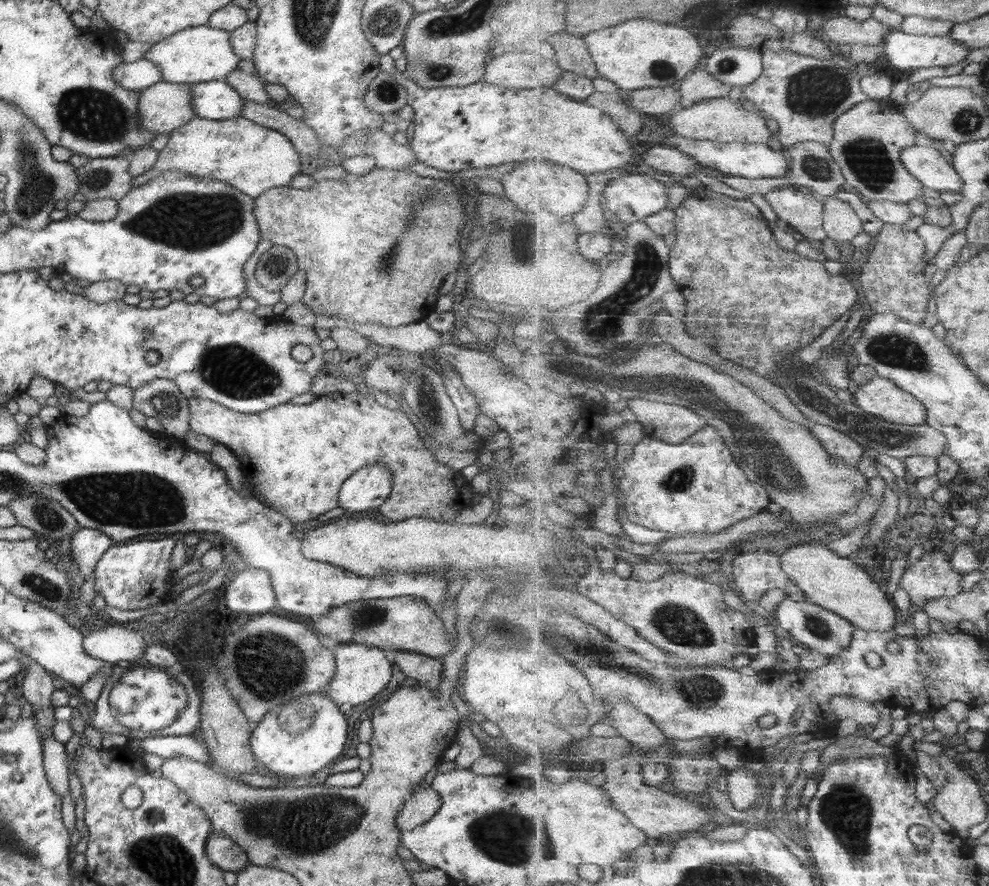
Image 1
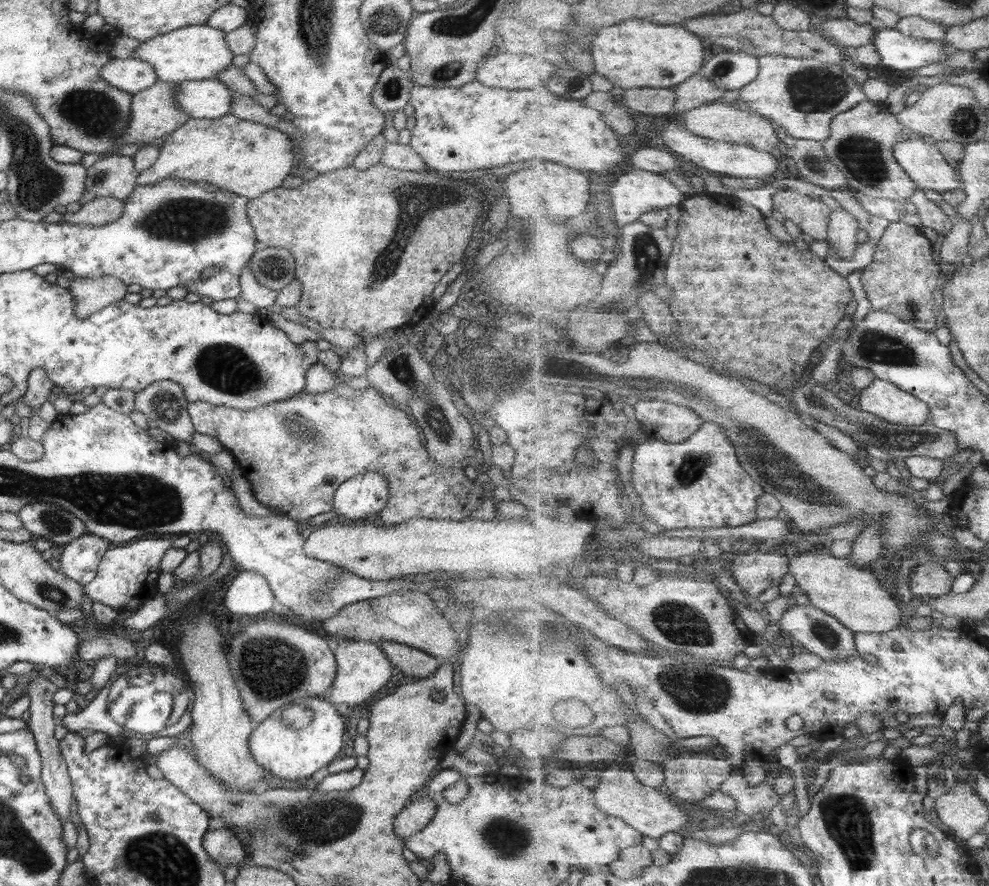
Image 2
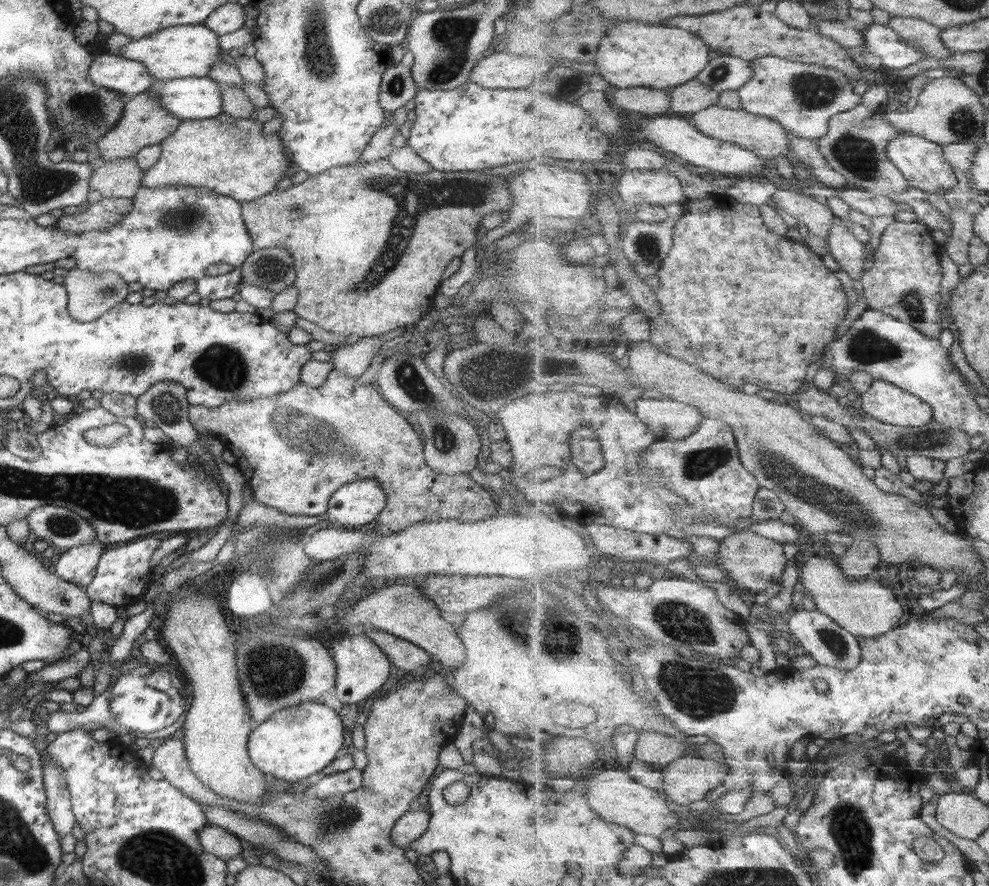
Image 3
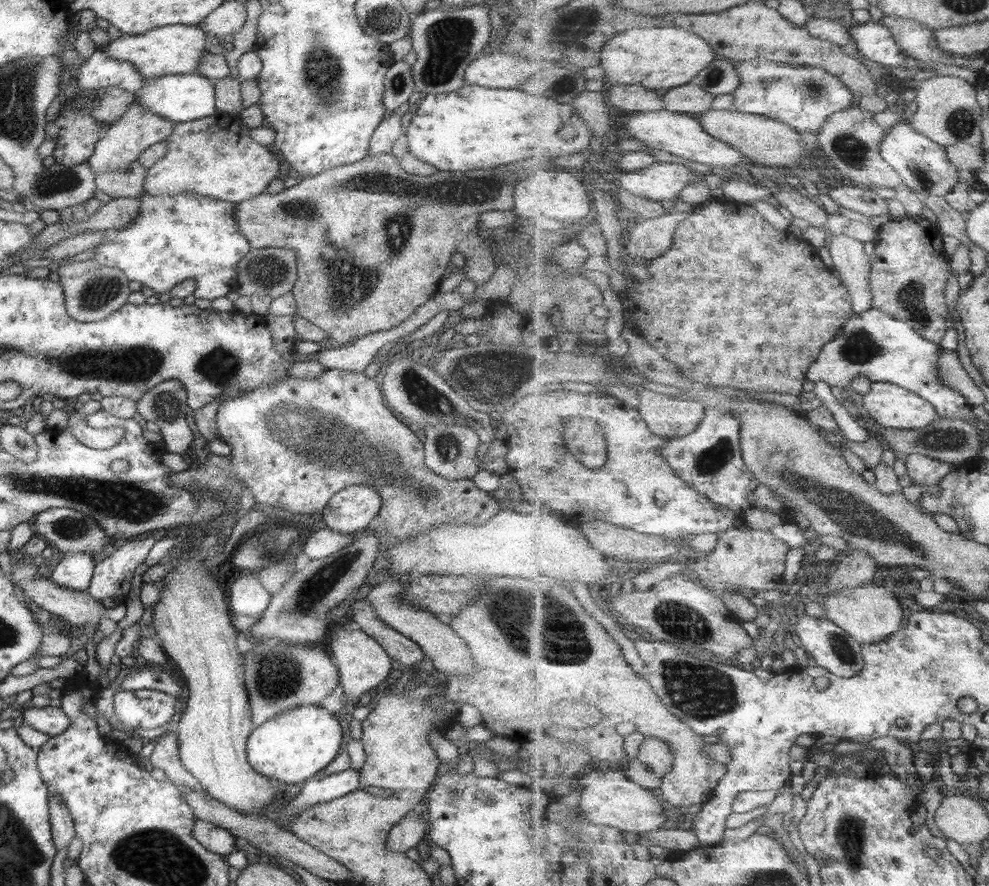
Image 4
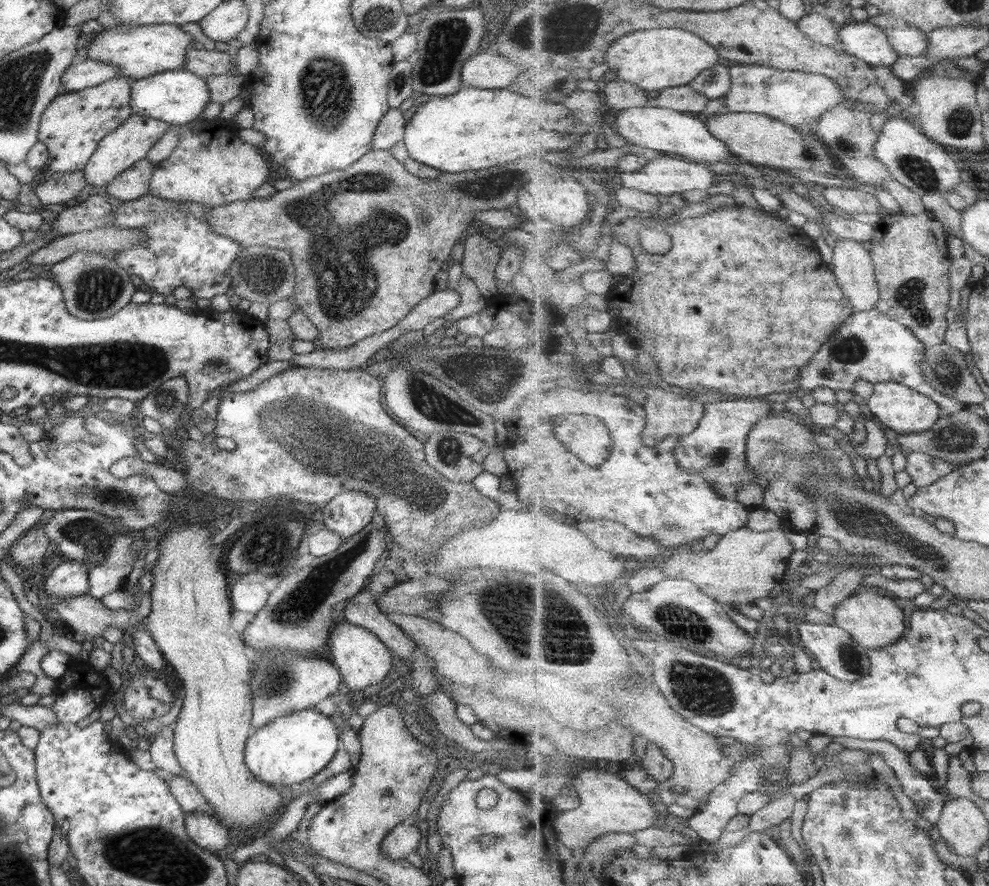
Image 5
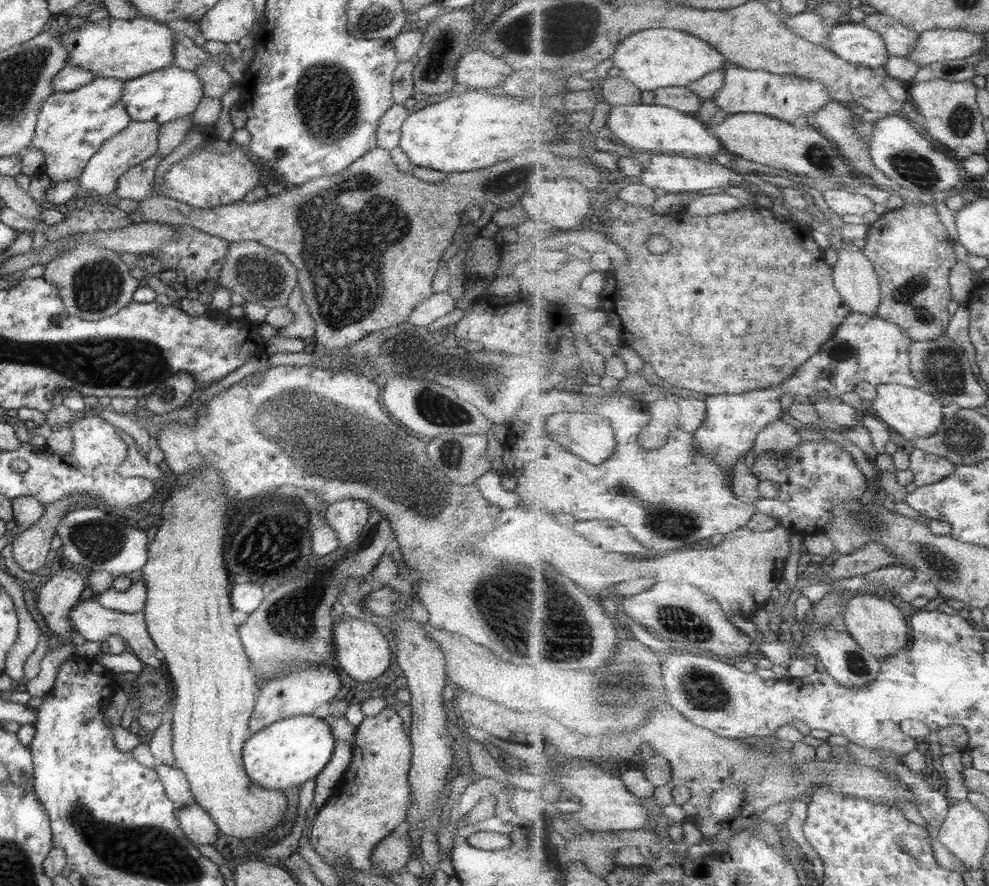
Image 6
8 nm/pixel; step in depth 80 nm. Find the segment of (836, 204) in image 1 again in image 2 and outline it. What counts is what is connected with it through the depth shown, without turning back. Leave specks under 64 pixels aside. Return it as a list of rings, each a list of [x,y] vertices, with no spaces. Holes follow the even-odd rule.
[[[840,206],[832,211],[827,240],[832,254],[842,259],[850,259],[860,245],[858,232],[859,222],[853,214],[849,214]]]

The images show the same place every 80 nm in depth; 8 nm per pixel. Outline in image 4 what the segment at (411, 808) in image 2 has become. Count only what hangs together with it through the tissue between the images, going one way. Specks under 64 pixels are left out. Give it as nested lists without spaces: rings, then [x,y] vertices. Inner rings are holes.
[[[417,811],[406,815],[389,829],[385,848],[403,854],[410,848],[416,848],[424,837],[425,827],[427,826],[419,819]]]

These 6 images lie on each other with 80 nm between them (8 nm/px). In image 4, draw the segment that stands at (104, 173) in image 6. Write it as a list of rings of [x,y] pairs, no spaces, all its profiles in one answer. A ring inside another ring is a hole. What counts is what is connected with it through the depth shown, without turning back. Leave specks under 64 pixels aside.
[[[133,100],[129,108],[103,132],[103,135],[94,144],[94,151],[85,164],[89,165],[89,169],[95,176],[110,170],[128,169],[128,165],[137,161],[148,146],[165,141],[173,127],[173,122],[143,110]]]

